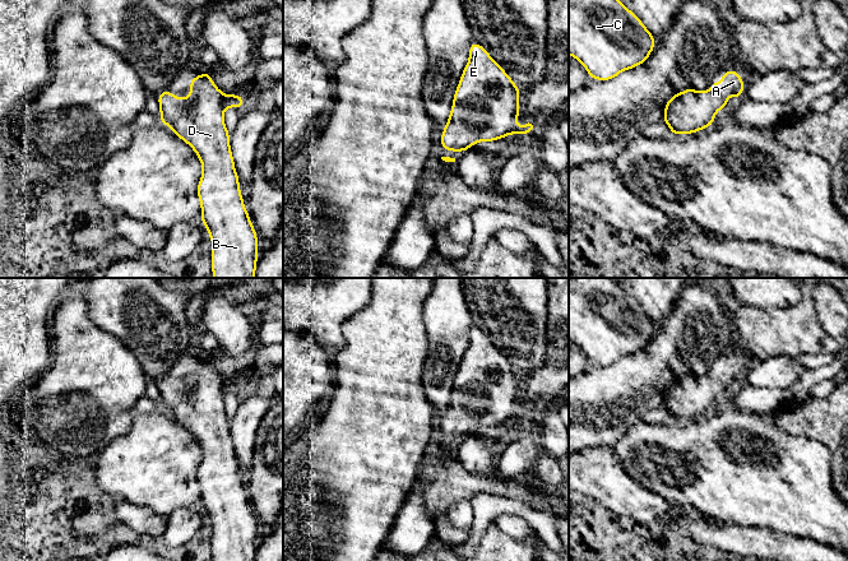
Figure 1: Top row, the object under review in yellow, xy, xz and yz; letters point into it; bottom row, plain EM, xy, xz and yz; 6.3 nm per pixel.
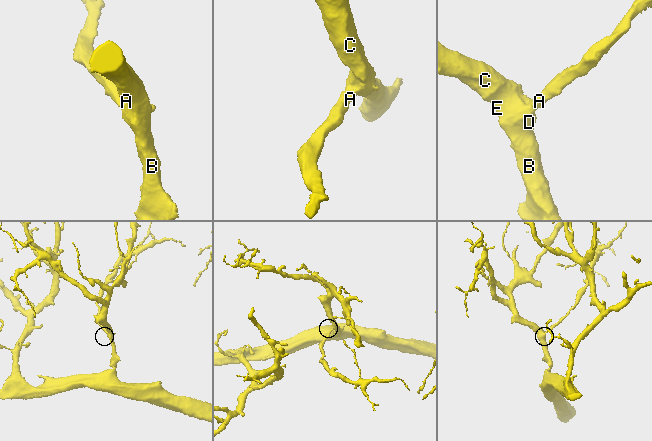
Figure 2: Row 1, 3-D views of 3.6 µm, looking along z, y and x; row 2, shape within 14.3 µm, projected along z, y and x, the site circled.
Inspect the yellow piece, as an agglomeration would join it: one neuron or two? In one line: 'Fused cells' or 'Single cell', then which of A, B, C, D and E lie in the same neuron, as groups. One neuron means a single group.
Single cell. Groups: A B C D E

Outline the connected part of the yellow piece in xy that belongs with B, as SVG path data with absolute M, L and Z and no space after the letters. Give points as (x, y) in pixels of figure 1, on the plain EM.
M209 357L190 363L190 384L173 382L167 374L158 380L159 407L187 428L196 439L203 453L196 479L201 492L200 506L212 525L213 561L255 561L258 548L258 520L244 491L238 473L240 464L230 431L230 417L223 399L226 393L244 394L245 385L235 379L226 381L212 366Z

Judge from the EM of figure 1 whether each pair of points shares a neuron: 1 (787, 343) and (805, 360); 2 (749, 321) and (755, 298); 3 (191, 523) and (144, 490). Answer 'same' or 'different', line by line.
1: different
2: different
3: different

